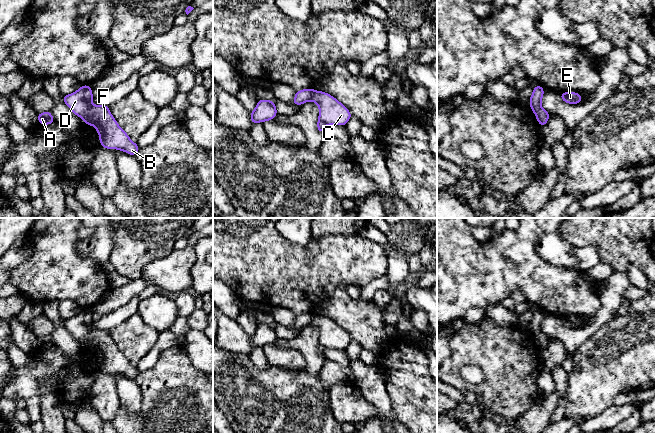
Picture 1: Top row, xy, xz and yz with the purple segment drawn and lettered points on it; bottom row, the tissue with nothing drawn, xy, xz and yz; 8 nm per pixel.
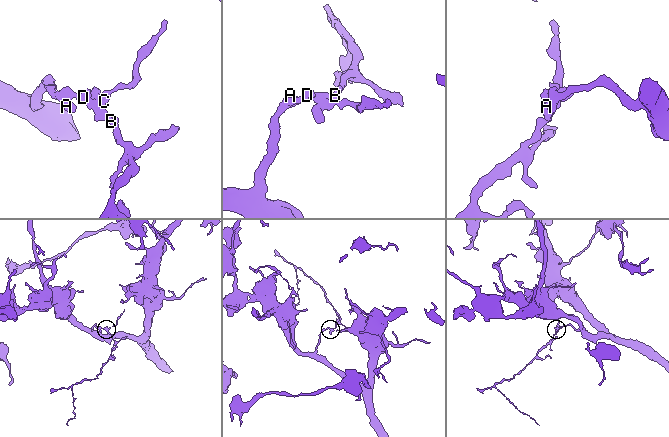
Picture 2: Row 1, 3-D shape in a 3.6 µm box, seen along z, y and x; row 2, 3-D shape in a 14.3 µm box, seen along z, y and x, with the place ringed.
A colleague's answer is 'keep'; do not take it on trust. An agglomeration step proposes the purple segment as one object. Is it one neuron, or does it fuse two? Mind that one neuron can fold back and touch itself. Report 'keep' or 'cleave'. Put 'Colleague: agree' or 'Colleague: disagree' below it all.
cleave
Colleague: disagree

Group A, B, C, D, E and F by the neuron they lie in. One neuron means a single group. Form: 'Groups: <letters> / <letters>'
Groups: A D / B C E F

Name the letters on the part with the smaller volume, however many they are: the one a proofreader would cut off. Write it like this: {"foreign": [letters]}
{"foreign": ["B", "C", "E", "F"]}

